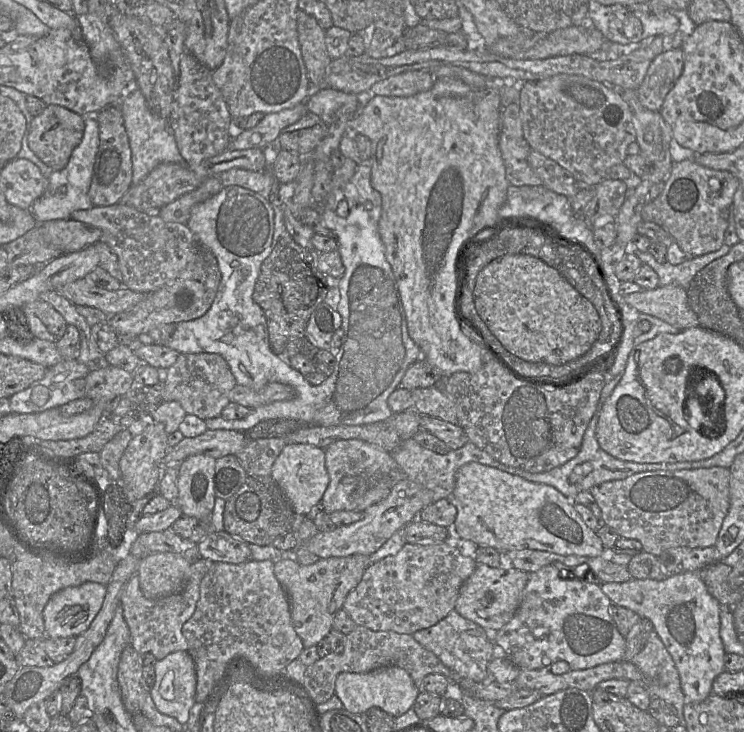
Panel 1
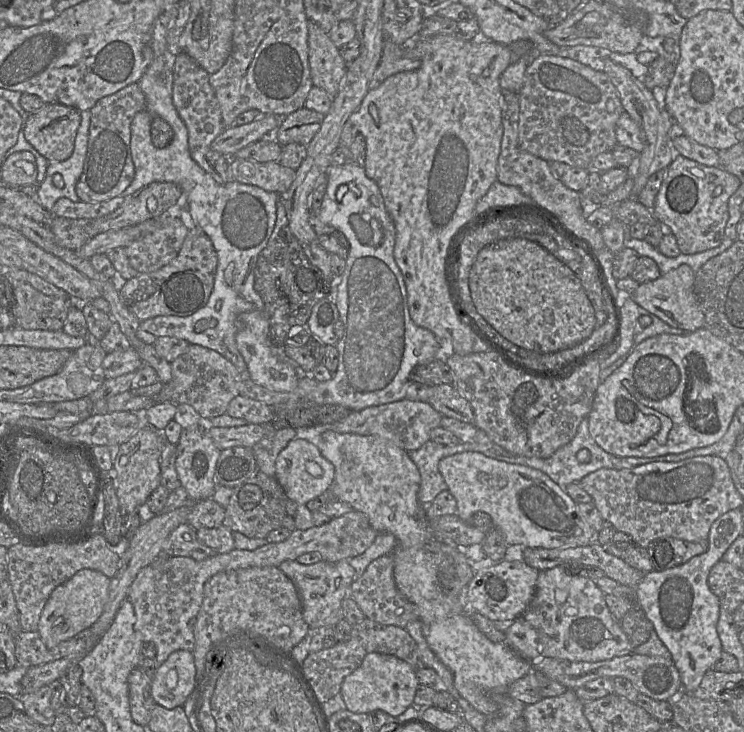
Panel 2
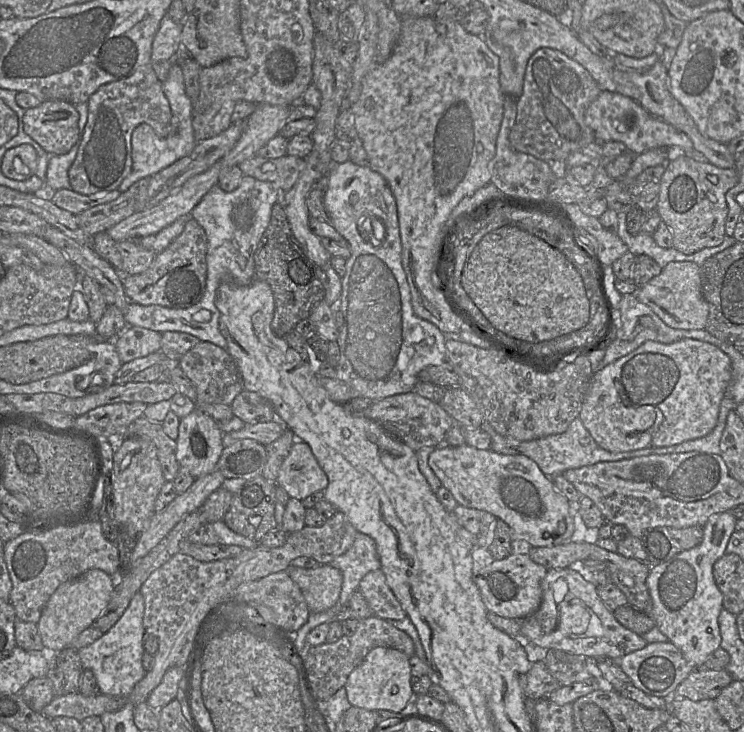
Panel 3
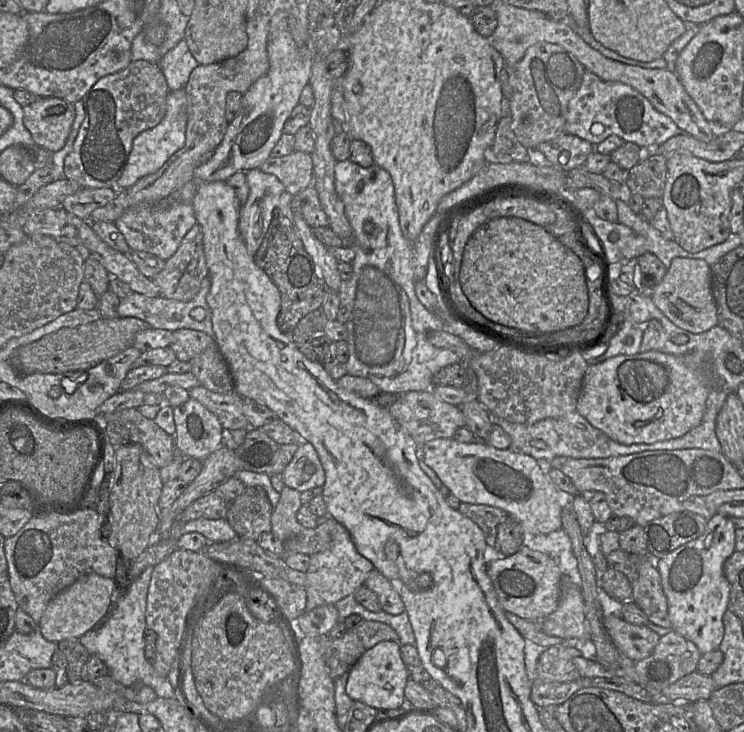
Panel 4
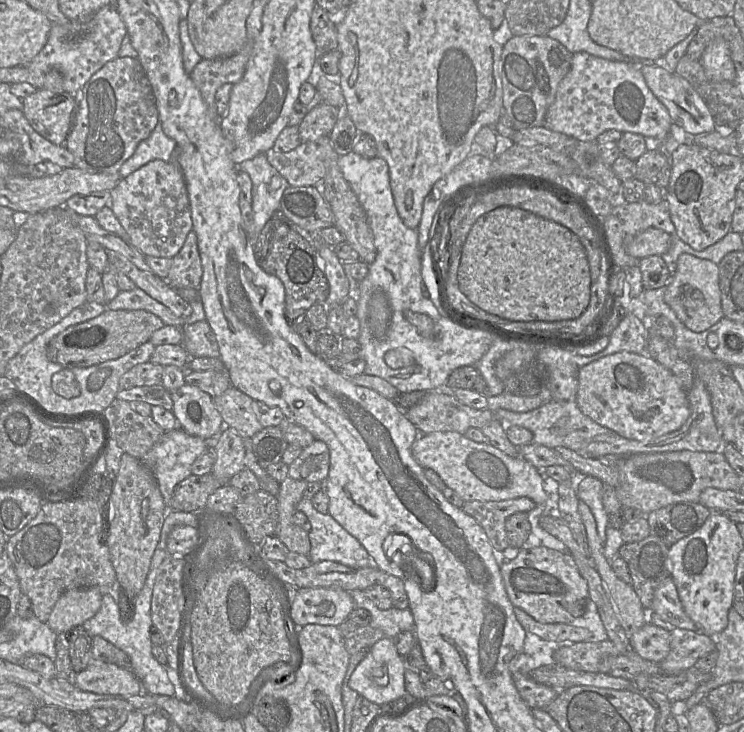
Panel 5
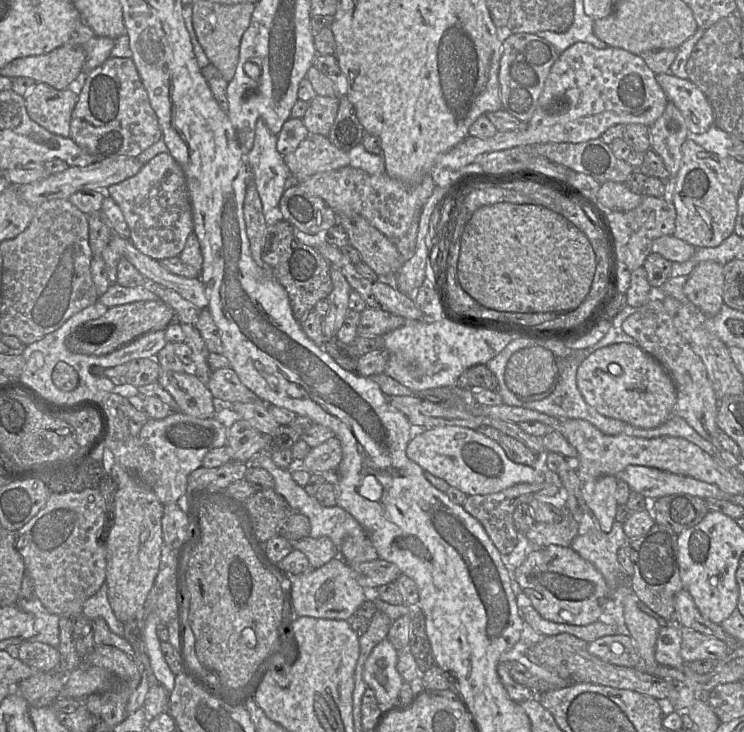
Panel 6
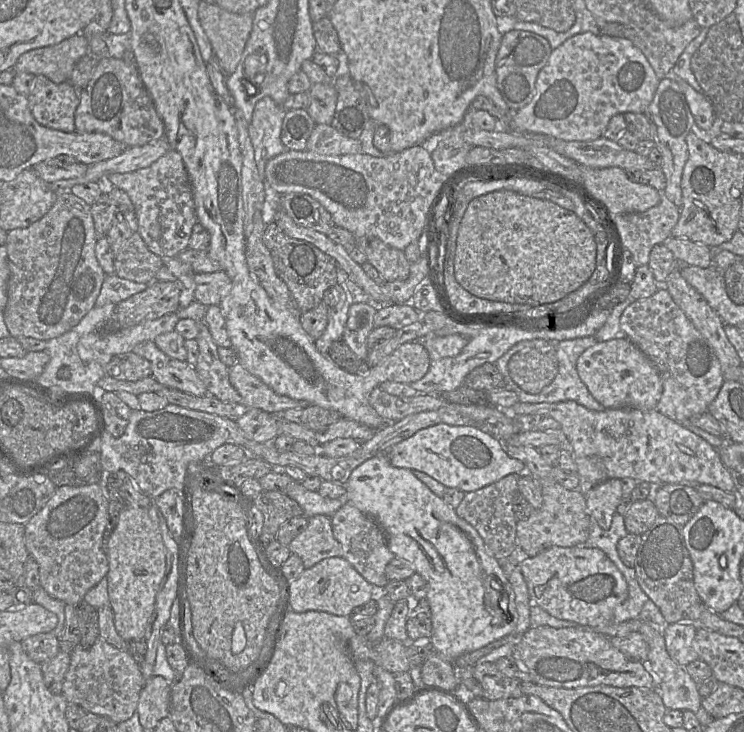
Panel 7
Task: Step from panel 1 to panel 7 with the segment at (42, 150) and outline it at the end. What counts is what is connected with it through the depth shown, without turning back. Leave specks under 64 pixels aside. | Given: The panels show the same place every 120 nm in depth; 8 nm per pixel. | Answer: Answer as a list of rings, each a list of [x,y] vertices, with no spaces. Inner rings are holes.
[[[35,76],[27,99],[29,109],[40,125],[66,133],[76,131],[75,113],[80,95],[68,81],[56,84],[45,76]]]

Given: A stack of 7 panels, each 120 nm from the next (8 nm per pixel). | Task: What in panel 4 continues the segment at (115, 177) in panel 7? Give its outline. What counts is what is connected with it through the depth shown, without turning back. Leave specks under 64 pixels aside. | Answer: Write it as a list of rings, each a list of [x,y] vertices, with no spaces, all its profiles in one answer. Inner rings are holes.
[[[140,204],[128,209],[115,222],[133,251],[147,252],[166,261],[177,251],[183,237],[196,224],[192,204]]]

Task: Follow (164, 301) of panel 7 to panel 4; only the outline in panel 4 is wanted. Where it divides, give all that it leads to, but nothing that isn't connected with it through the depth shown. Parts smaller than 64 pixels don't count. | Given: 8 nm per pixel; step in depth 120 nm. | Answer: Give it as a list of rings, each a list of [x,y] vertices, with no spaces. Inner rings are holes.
[[[132,317],[100,318],[75,328],[62,328],[36,342],[19,347],[10,358],[10,366],[22,377],[87,371],[131,347],[136,334],[147,329],[151,329],[148,323]]]

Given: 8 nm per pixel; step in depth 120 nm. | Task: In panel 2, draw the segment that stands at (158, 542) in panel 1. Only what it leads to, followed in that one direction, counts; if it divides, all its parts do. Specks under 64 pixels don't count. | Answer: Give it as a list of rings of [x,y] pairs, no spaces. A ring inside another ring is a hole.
[[[183,523],[169,535],[162,555],[190,557],[196,561],[203,561],[216,555],[216,552],[197,539],[194,528],[188,523]]]

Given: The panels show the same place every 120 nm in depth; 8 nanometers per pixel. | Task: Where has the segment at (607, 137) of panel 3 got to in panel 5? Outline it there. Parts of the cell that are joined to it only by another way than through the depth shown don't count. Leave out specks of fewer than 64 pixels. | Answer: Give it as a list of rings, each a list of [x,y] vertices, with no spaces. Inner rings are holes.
[[[577,52],[573,54],[569,72],[558,86],[543,126],[579,142],[597,141],[608,130],[631,132],[650,141],[662,141],[670,133],[672,123],[667,108],[647,86],[639,62],[611,61]]]

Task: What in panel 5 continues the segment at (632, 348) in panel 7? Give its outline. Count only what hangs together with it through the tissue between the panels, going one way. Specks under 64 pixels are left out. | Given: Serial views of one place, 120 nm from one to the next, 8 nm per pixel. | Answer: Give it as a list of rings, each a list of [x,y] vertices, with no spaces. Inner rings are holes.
[[[625,351],[579,368],[576,402],[583,414],[630,440],[654,439],[676,431],[690,416],[687,391],[678,378],[649,355]]]

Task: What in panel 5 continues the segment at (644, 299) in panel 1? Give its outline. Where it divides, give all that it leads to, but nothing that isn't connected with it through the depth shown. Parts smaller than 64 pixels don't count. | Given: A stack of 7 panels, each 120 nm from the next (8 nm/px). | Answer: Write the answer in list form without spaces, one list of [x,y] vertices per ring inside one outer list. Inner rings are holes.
[[[681,254],[677,260],[676,271],[666,285],[664,300],[689,330],[701,333],[709,329],[724,317],[718,265],[690,254]]]

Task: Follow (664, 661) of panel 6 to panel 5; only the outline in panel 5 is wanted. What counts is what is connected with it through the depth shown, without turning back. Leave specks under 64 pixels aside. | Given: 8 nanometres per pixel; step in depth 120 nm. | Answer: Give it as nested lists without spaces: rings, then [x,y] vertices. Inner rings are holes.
[[[645,624],[628,637],[631,650],[645,660],[655,663],[666,658],[670,651],[670,631]]]

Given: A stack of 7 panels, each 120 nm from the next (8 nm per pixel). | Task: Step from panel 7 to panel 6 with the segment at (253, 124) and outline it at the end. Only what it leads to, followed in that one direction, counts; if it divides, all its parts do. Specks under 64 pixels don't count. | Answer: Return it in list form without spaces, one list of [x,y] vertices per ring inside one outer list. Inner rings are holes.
[[[258,119],[255,126],[253,147],[245,156],[262,202],[263,215],[279,206],[280,198],[290,181],[290,172],[283,156],[276,149],[277,136]]]

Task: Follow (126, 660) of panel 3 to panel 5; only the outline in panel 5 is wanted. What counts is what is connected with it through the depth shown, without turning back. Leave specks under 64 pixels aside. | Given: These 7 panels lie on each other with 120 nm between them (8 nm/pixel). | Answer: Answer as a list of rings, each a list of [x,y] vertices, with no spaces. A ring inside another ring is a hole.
[[[155,550],[145,584],[134,599],[134,610],[132,610],[132,602],[129,602],[129,606],[124,608],[124,613],[129,615],[132,613],[130,620],[124,621],[121,618],[117,602],[114,601],[111,594],[106,593],[102,595],[99,611],[92,618],[85,621],[82,626],[91,637],[100,636],[126,653],[130,660],[131,671],[140,681],[144,692],[164,696],[176,696],[179,694],[178,688],[170,681],[164,666],[160,665],[152,655],[152,643],[149,633],[152,626],[150,608],[153,588],[158,575],[158,569],[167,556],[167,550]]]

